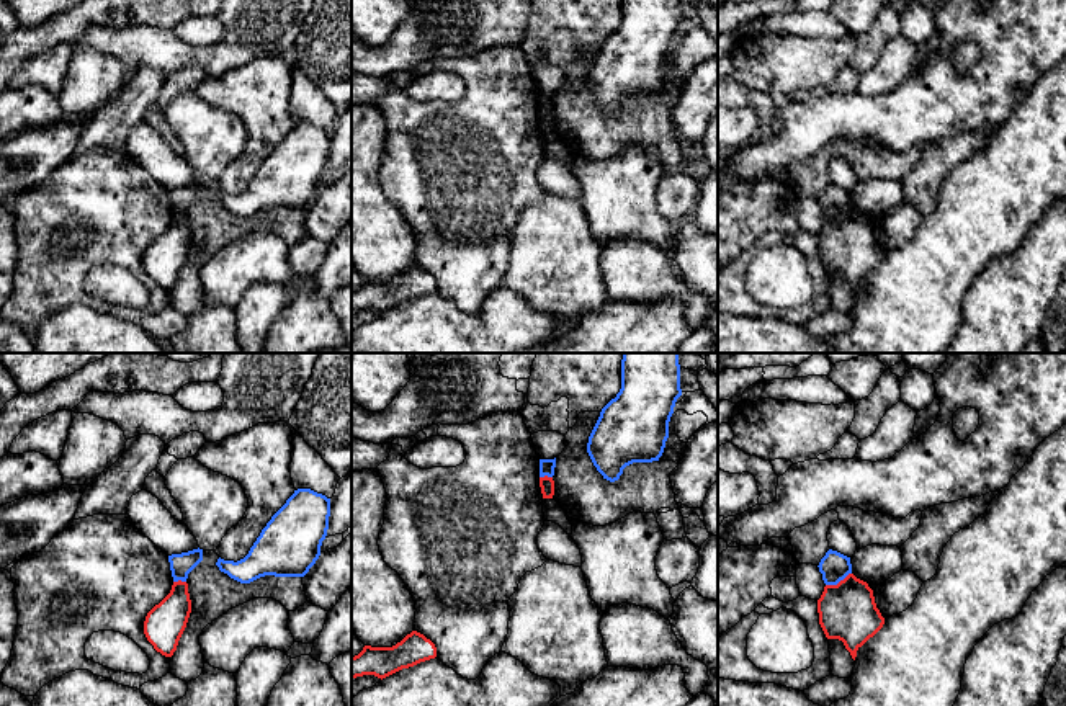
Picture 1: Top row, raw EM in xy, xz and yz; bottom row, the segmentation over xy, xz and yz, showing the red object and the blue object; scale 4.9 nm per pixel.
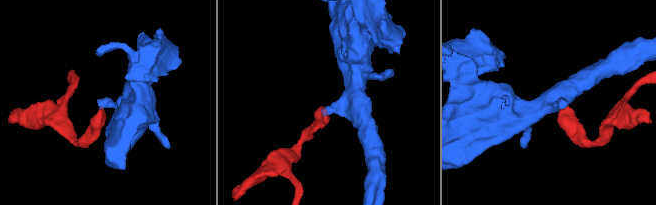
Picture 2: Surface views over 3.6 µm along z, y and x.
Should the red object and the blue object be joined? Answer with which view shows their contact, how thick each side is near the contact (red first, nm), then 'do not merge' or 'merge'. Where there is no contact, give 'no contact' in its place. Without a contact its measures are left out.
contact in yz; calibres 280 and 140 nm; do not merge

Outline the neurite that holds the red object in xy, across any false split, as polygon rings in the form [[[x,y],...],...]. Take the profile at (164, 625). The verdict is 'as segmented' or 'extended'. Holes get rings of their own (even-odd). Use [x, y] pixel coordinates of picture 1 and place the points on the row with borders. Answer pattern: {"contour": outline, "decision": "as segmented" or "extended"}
{"contour": [[[173,582],[170,593],[146,616],[144,634],[157,652],[172,657],[186,628],[191,600],[186,582]]], "decision": "as segmented"}

